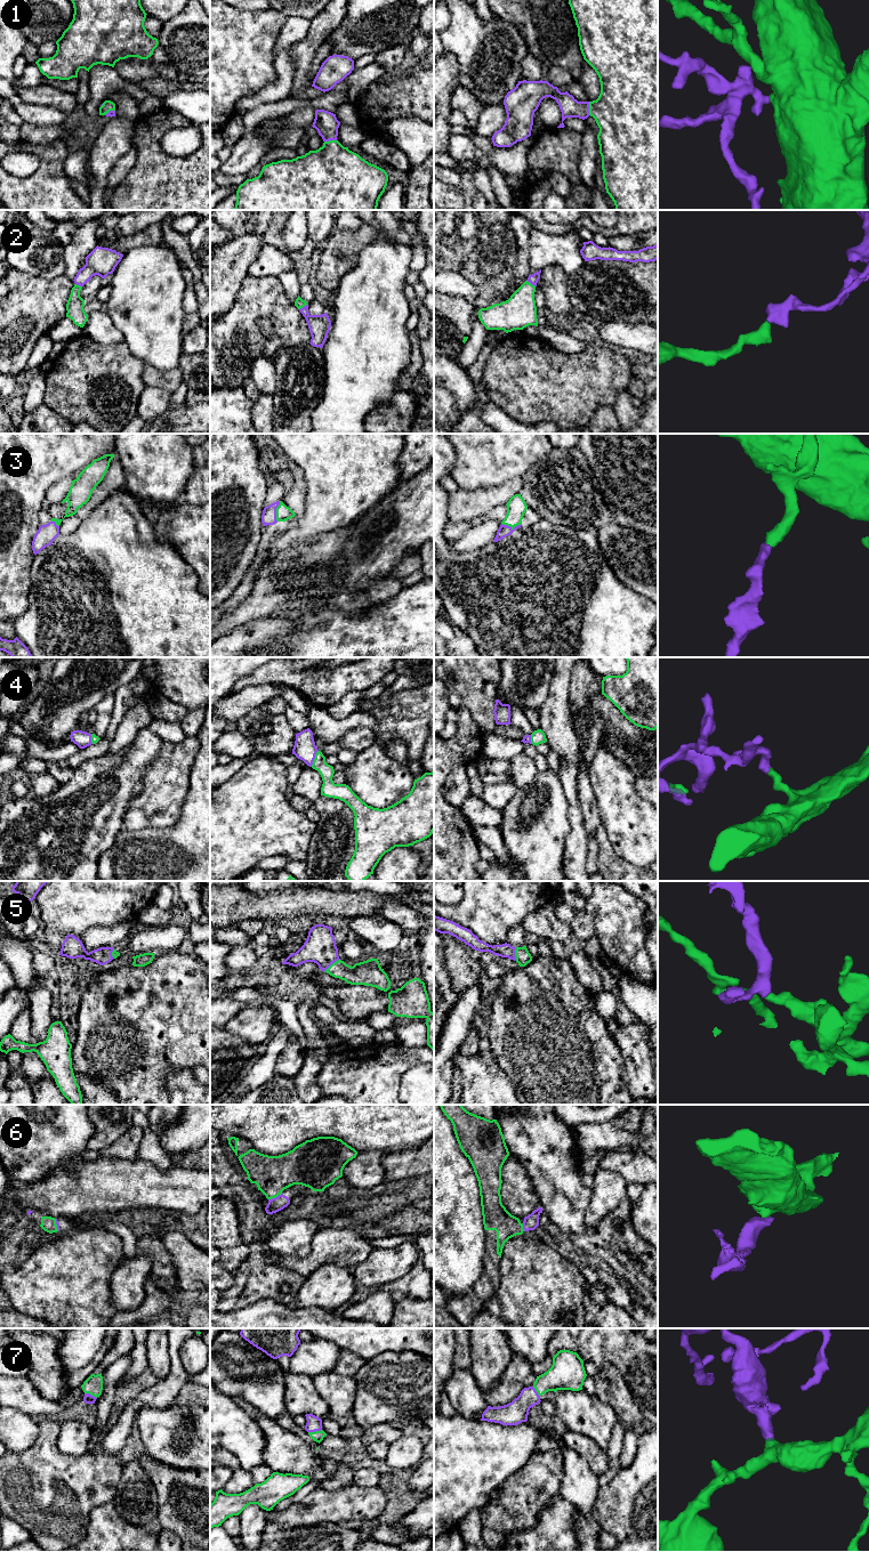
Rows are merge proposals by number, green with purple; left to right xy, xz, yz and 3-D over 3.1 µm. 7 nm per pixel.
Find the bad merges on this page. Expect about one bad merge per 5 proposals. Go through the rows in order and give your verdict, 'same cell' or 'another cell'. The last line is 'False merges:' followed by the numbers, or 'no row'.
1: same cell
2: same cell
3: same cell
4: same cell
5: same cell
6: same cell
7: same cell
False merges: no row

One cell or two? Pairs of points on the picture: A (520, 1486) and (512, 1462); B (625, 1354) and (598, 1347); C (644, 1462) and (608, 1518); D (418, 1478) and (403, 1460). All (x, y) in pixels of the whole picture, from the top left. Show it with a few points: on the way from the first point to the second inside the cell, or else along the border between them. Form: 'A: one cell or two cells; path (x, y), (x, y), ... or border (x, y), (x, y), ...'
A: two cells; border (534, 1453), (499, 1487)
B: one cell; path (618, 1348), (605, 1348)
C: one cell; path (644, 1476), (644, 1481), (621, 1504)
D: two cells; border (421, 1460), (408, 1473)

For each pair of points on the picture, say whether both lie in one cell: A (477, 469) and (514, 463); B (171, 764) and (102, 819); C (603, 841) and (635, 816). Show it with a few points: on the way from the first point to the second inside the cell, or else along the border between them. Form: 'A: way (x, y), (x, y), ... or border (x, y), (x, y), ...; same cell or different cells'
A: way (487, 463), (505, 463); same cell
B: border (153, 761), (144, 775), (143, 789), (127, 808); different cells
C: border (601, 825), (606, 833), (612, 849), (624, 859); different cells

